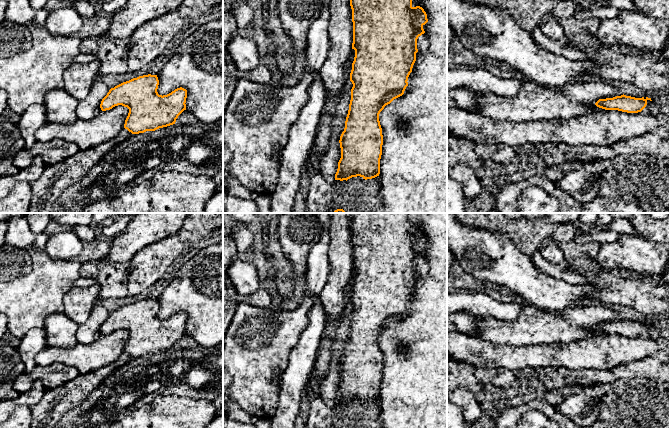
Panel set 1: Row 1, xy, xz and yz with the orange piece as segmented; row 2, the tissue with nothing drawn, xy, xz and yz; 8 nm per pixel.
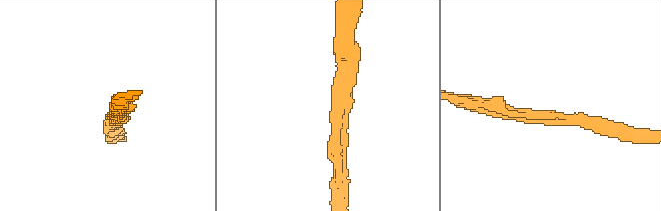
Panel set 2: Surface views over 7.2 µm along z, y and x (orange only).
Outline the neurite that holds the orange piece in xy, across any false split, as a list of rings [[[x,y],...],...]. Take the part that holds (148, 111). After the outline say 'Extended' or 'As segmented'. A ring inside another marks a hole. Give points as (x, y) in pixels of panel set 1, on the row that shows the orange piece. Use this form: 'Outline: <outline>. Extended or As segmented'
Outline: [[[143,75],[123,82],[111,88],[102,99],[100,108],[102,111],[110,110],[122,105],[129,109],[124,128],[132,134],[155,131],[159,128],[175,124],[178,116],[186,110],[187,90],[180,87],[167,95],[159,95],[157,92],[159,80],[157,75]]]. As segmented

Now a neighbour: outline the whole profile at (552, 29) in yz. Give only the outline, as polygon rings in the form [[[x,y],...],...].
[[[550,18],[541,26],[543,34],[550,40],[564,40],[563,27],[556,18]]]

